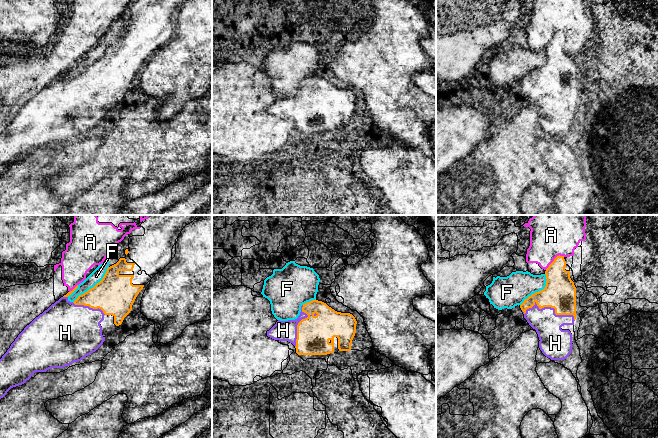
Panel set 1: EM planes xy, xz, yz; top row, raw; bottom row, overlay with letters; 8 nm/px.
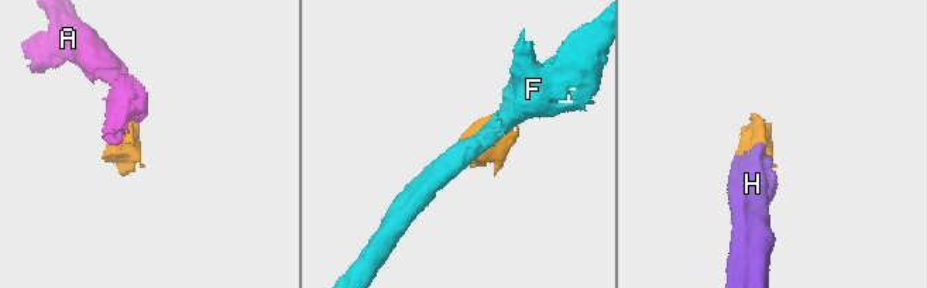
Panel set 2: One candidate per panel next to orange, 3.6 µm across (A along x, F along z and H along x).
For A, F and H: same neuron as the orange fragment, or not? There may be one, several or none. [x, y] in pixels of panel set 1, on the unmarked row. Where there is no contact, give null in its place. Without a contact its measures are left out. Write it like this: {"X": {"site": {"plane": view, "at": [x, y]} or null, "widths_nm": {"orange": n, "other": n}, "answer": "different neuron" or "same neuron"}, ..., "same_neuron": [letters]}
{"A": {"site": {"plane": "yz", "at": [554, 35]}, "widths_nm": {"orange": 240, "other": 280}, "answer": "different neuron"}, "F": {"site": {"plane": "xy", "at": [94, 62]}, "widths_nm": {"orange": 320, "other": 100}, "answer": "different neuron"}, "H": {"site": {"plane": "yz", "at": [551, 83]}, "widths_nm": {"orange": 260, "other": 220}, "answer": "same neuron"}, "same_neuron": ["H"]}

